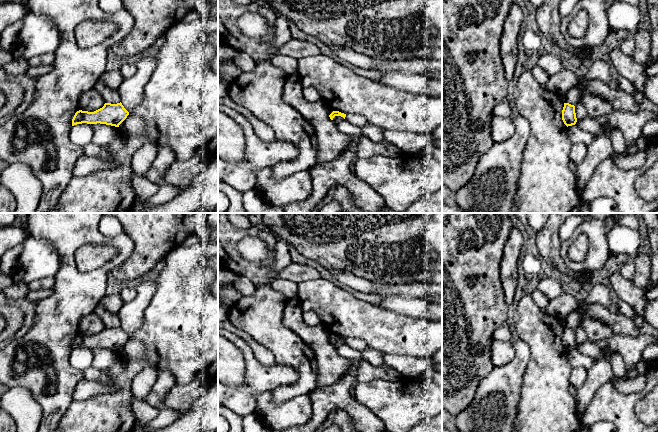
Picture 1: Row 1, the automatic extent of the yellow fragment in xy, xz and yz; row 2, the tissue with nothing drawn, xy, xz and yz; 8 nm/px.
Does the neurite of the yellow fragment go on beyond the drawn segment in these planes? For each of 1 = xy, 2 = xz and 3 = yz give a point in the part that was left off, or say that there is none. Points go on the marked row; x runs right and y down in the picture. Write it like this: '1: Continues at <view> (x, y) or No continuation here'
1: No continuation here
2: No continuation here
3: No continuation here

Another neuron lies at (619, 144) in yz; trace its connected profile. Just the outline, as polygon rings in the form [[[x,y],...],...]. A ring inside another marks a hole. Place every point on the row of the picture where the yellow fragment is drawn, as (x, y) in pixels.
[[[614,129],[610,133],[610,139],[612,147],[617,153],[622,154],[625,152],[628,142],[625,141],[623,134],[618,129]]]

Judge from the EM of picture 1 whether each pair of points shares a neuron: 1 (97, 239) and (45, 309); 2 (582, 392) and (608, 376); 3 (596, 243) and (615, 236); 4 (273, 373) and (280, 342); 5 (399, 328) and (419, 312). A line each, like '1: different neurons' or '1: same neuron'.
1: same neuron
2: same neuron
3: different neurons
4: different neurons
5: different neurons

